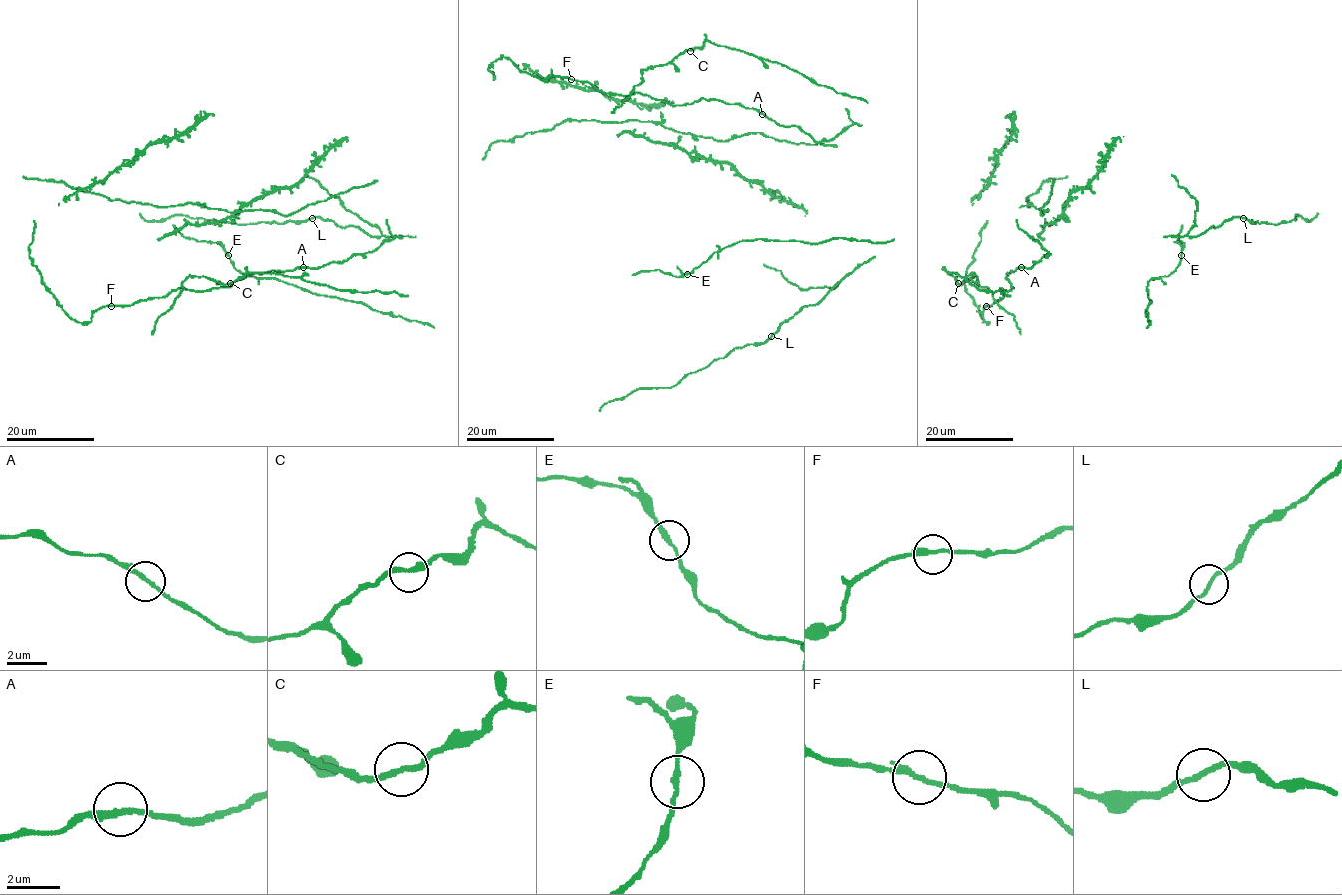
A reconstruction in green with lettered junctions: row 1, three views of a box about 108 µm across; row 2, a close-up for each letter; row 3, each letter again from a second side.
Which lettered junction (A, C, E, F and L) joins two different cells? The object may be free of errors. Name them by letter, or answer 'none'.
none

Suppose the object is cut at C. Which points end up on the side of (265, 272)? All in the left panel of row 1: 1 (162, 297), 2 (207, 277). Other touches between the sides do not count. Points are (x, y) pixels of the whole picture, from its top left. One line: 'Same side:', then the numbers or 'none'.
Same side: 1

